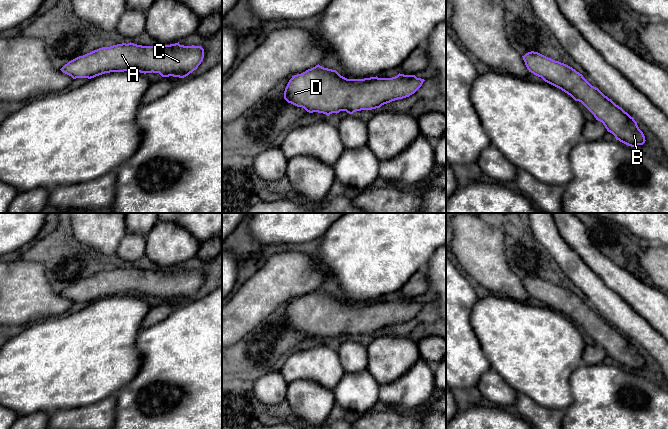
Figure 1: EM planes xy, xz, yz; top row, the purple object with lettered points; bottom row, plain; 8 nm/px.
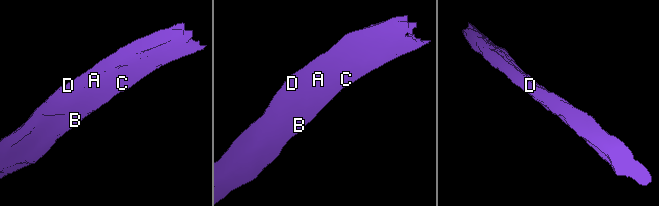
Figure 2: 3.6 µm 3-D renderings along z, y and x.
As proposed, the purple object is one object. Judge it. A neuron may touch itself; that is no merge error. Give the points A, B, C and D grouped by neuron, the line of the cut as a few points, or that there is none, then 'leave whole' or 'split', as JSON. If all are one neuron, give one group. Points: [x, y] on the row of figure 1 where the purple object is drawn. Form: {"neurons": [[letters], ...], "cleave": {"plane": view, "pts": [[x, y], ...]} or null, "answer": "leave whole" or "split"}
{"neurons": [["A", "B", "C", "D"]], "cleave": null, "answer": "leave whole"}

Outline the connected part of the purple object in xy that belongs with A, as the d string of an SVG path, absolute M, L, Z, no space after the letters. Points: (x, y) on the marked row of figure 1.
M130 42L99 48L69 61L60 70L73 79L124 71L184 78L198 68L203 58L201 46L184 46L179 42L142 46Z

